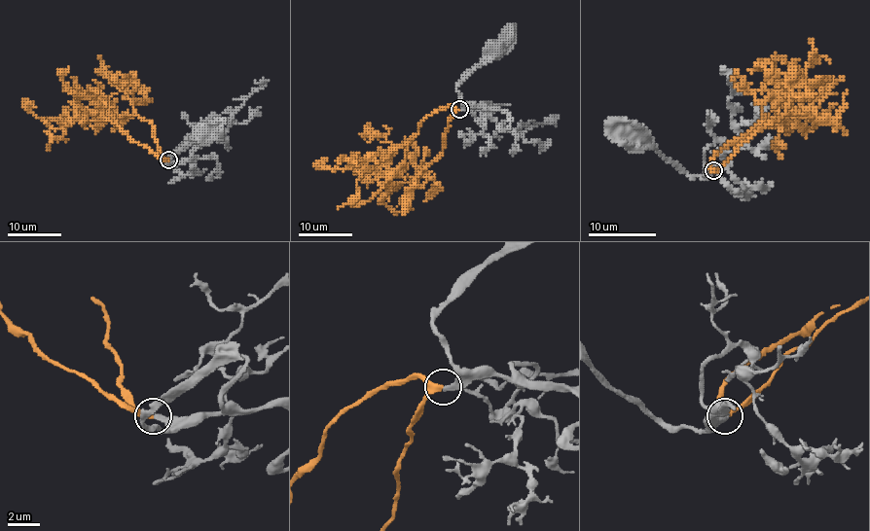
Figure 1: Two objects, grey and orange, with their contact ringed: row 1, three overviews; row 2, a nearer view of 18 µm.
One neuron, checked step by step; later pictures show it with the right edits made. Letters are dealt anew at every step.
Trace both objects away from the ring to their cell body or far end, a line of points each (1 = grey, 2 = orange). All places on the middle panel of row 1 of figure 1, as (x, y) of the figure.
1: (459, 109), (463, 102), (456, 87), (481, 60), (484, 52), (493, 46)
2: (459, 109), (443, 106), (431, 113), (419, 130), (382, 160), (358, 160), (343, 168), (317, 164), (326, 159)

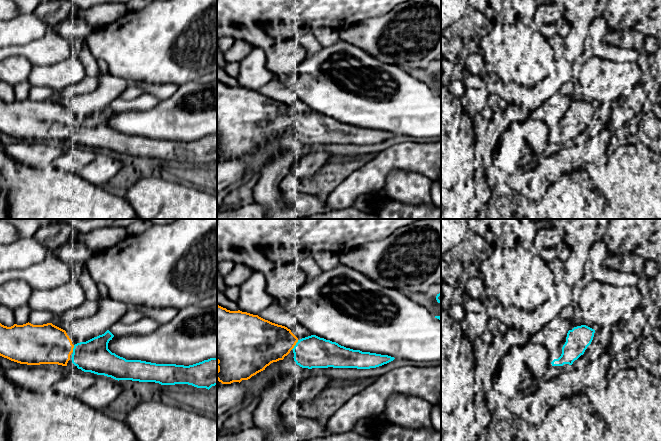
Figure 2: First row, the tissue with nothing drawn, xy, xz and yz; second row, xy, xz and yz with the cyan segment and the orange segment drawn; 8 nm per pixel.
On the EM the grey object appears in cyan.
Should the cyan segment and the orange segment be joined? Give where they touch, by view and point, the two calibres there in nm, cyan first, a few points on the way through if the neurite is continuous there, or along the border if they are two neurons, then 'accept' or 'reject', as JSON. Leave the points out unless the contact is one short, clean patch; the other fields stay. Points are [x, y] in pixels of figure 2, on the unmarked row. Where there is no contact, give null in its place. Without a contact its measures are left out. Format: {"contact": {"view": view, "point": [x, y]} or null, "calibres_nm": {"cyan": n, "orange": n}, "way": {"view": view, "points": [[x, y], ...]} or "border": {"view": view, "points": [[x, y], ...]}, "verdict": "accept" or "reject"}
{"contact": {"view": "xz", "point": [295, 121]}, "calibres_nm": {"cyan": 260, "orange": 340}, "verdict": "accept"}

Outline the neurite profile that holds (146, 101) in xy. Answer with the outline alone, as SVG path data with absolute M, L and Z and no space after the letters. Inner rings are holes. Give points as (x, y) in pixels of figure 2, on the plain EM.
M143 93L134 100L124 100L120 97L114 99L108 106L114 112L127 112L127 111L147 111L157 106L161 100L157 97Z

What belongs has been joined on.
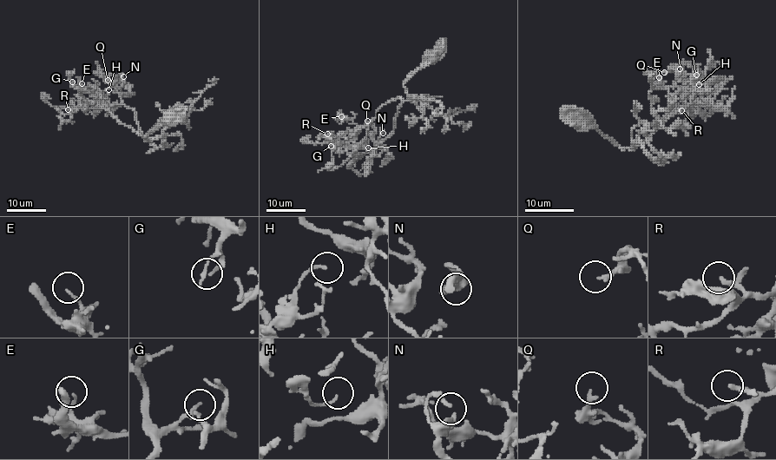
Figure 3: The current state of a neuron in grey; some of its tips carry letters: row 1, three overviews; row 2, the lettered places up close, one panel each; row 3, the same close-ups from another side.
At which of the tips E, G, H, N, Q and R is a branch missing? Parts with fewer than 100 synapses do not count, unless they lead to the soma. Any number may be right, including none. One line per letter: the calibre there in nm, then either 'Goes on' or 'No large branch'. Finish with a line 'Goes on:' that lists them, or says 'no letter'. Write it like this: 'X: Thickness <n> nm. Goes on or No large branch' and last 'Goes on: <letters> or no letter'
E: Thickness 100 nm. No large branch
G: Thickness 140 nm. No large branch
H: Thickness 90 nm. No large branch
N: Thickness 220 nm. No large branch
Q: Thickness 170 nm. No large branch
R: Thickness 160 nm. No large branch
Goes on: no letter

